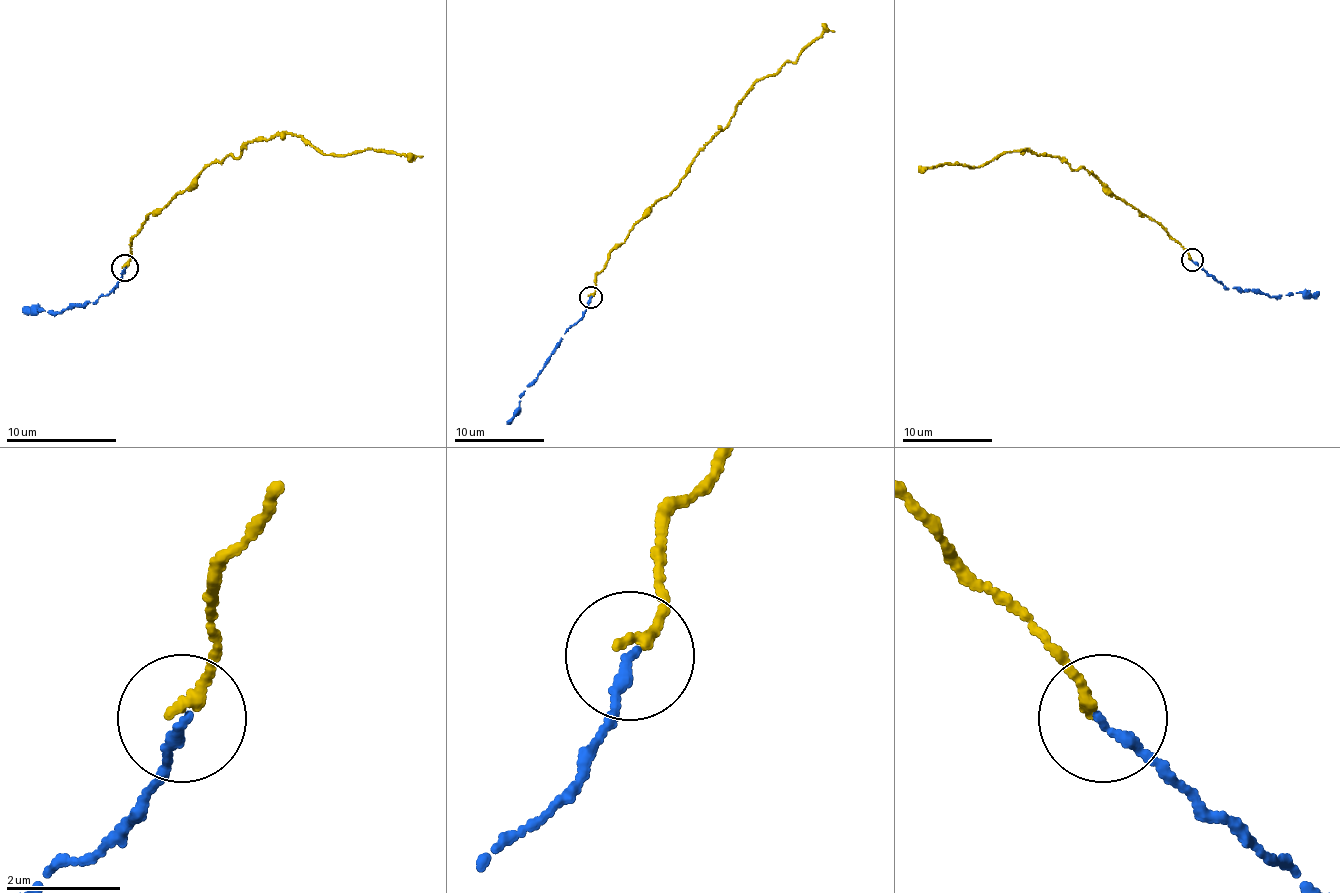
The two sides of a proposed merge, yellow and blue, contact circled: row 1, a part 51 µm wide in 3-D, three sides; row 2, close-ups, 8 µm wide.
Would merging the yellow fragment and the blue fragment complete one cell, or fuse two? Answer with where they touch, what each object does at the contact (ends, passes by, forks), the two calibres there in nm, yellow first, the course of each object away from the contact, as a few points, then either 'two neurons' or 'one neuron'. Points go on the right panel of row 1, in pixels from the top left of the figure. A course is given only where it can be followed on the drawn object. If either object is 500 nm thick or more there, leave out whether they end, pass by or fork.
place (1192, 260); yellow ends; blue ends; calibres 170 and 180 nm; course yellow (1190, 258), (1093, 172), (1073, 170), (1052, 156), (1016, 149), (976, 168), (957, 163), (926, 168); course blue (1193, 260), (1226, 287), (1258, 290), (1278, 296), (1292, 292), (1319, 292); one neuron

